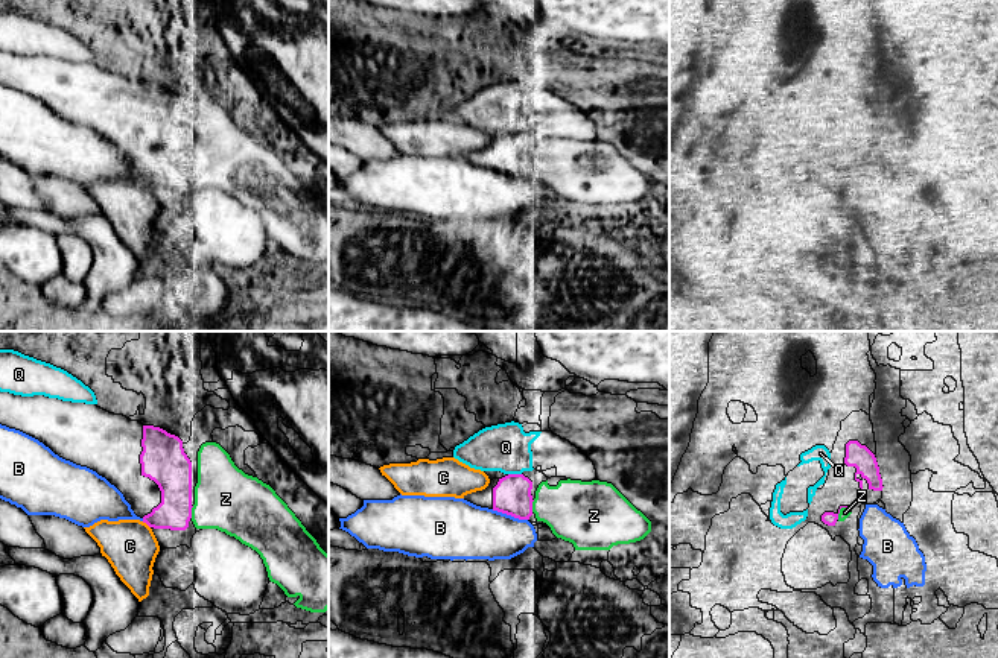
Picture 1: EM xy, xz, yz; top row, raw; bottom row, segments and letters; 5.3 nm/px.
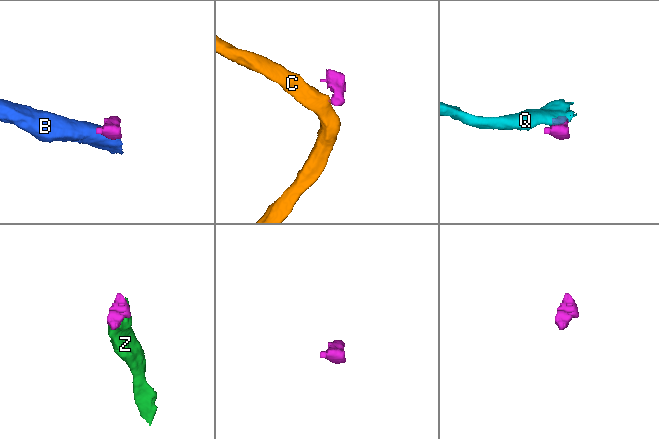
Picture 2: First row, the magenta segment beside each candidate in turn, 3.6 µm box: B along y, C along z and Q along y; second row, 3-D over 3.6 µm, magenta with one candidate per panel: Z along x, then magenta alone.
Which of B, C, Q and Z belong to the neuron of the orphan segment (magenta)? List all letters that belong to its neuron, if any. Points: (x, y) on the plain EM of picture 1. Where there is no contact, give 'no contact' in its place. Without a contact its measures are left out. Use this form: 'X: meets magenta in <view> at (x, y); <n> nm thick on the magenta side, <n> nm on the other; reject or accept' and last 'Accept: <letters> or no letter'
B: meets magenta in xz at (510, 173); 200 nm thick on the magenta side, 300 nm on the other; reject
C: meets magenta in xy at (146, 183); 180 nm thick on the magenta side, 280 nm on the other; reject
Q: meets magenta in xz at (514, 134); 200 nm thick on the magenta side, 260 nm on the other; reject
Z: meets magenta in xy at (190, 172); 220 nm thick on the magenta side, 340 nm on the other; accept
Accept: Z

